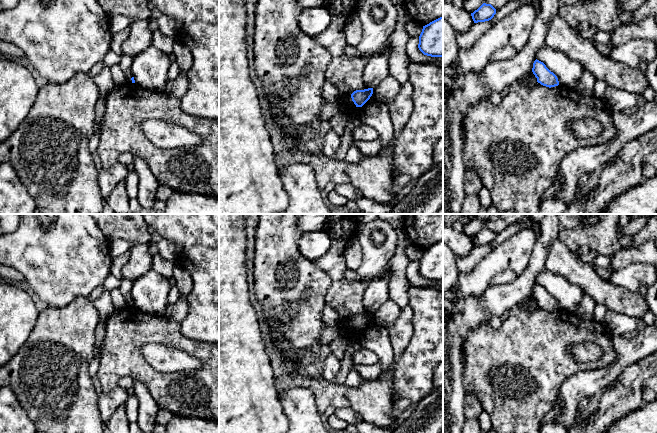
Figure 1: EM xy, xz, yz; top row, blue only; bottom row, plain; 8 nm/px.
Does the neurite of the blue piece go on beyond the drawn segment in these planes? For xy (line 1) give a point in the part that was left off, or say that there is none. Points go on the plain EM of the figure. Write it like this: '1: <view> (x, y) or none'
1: none

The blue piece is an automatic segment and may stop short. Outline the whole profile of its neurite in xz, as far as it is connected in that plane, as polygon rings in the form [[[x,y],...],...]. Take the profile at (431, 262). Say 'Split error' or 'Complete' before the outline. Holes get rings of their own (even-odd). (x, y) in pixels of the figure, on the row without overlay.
Complete. [[[443,240],[423,250],[418,272],[424,279],[443,281]]]

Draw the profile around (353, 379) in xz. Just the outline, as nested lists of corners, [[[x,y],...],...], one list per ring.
[[[350,369],[346,380],[345,380],[345,385],[347,387],[351,387],[351,388],[356,388],[358,387],[365,379],[363,379],[359,373],[354,370],[354,369]]]

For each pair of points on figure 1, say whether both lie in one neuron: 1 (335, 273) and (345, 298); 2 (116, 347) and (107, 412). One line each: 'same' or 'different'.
1: same
2: different

